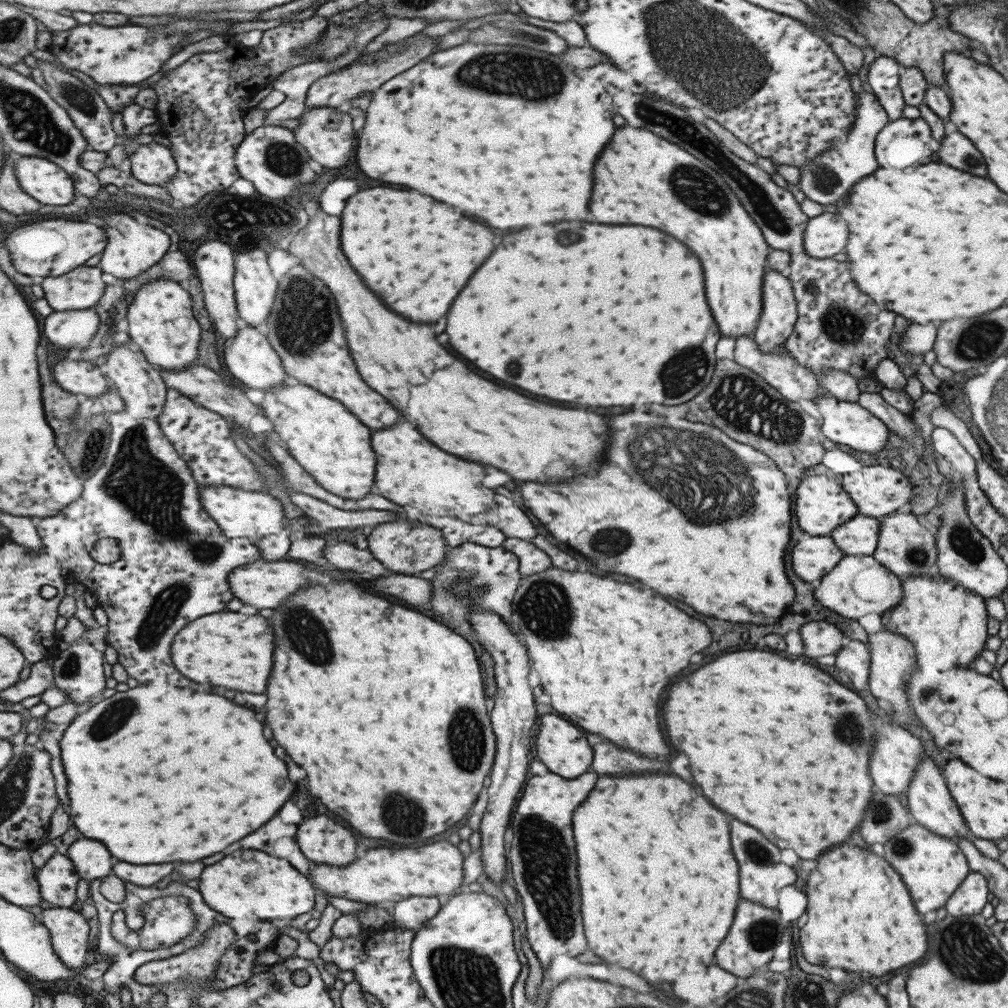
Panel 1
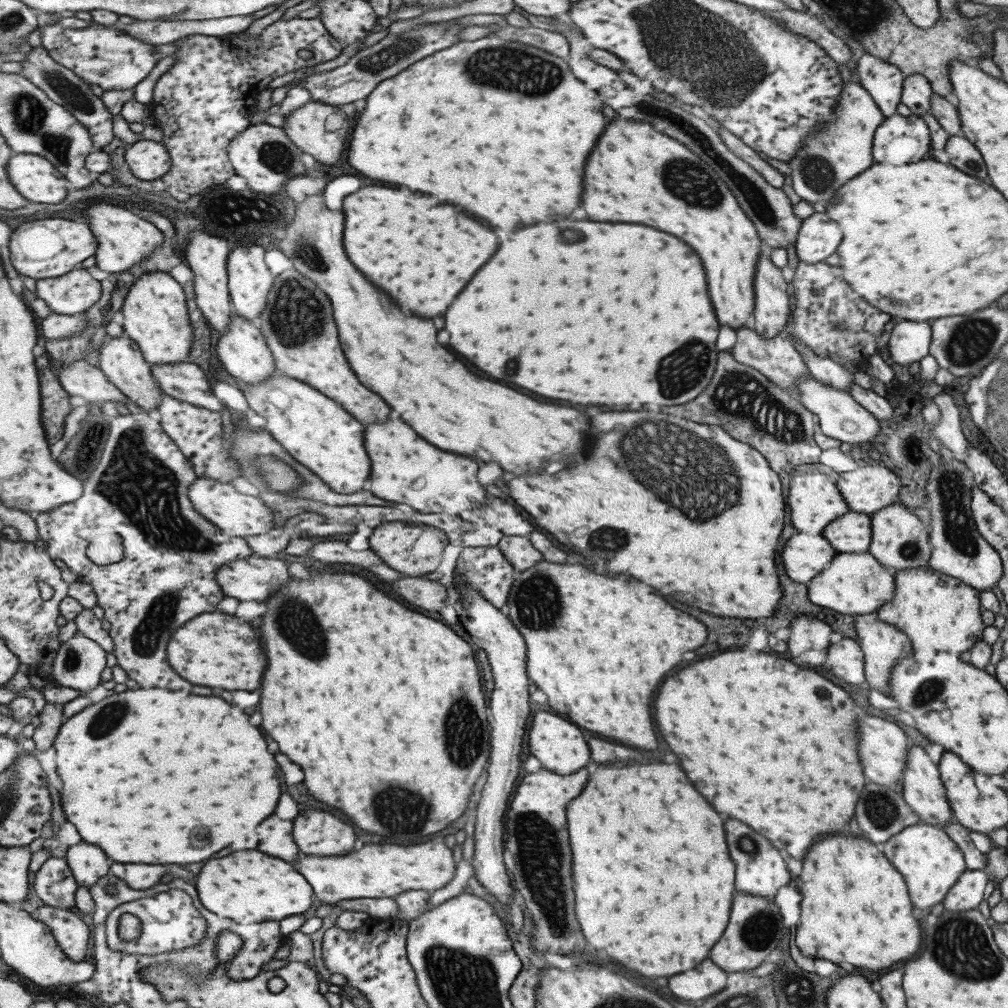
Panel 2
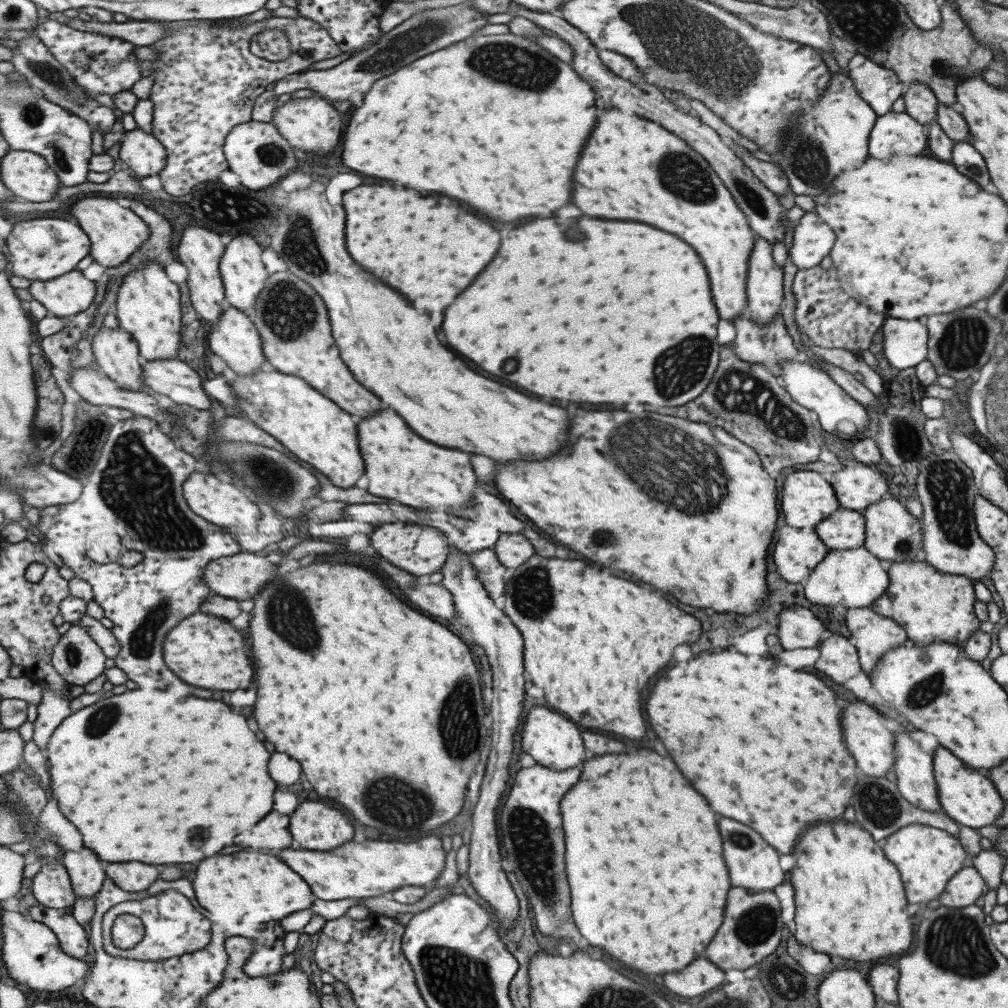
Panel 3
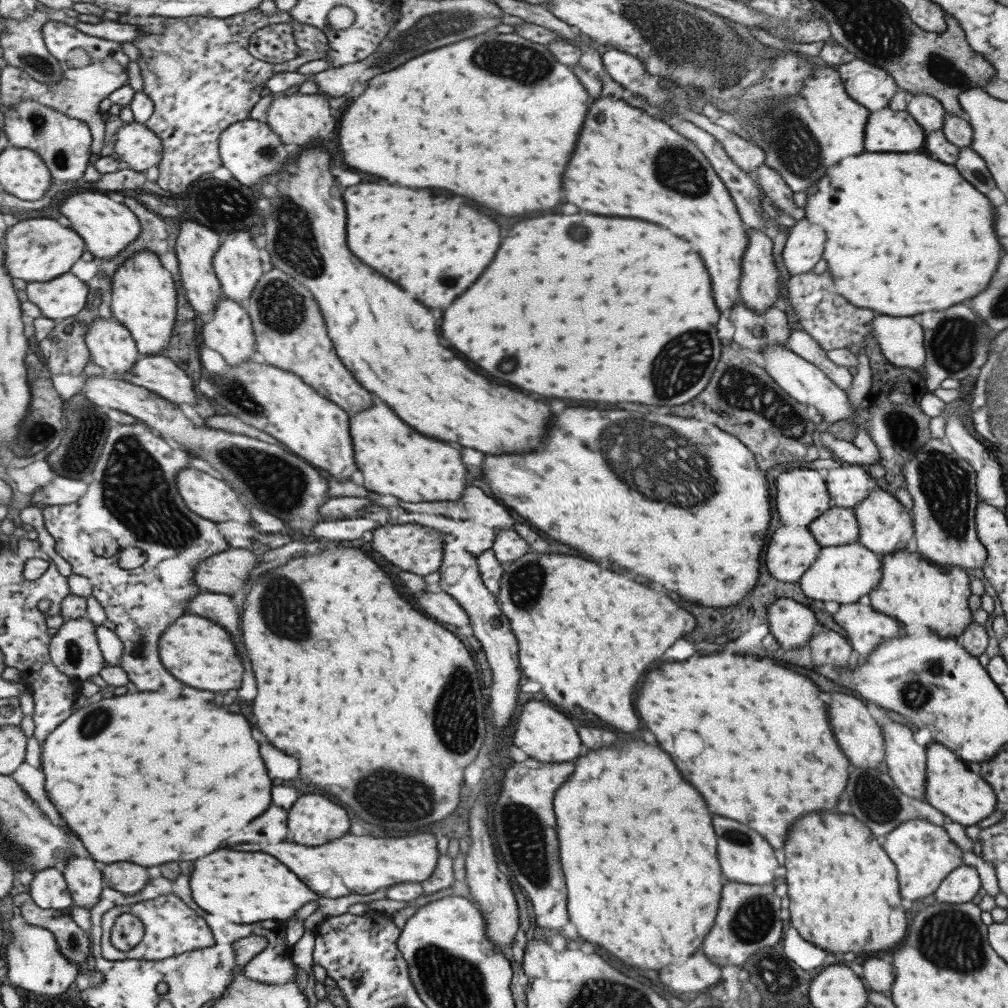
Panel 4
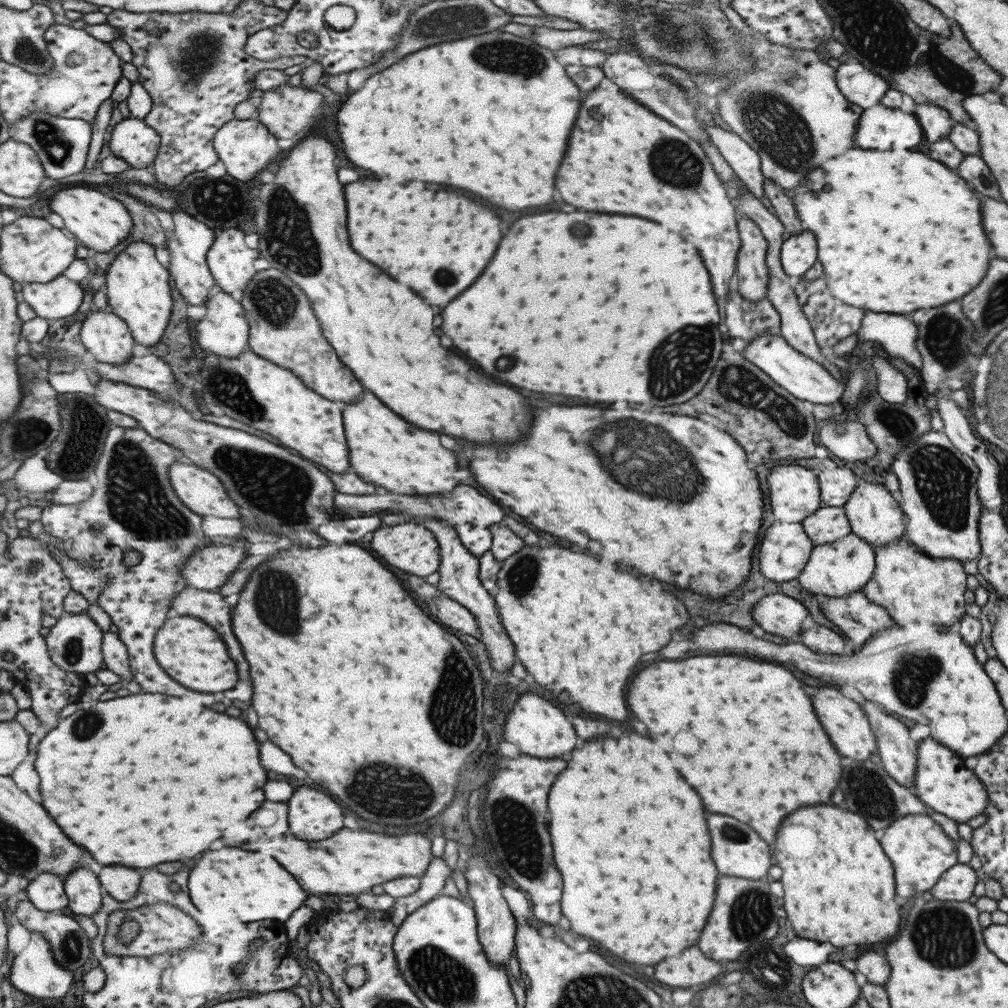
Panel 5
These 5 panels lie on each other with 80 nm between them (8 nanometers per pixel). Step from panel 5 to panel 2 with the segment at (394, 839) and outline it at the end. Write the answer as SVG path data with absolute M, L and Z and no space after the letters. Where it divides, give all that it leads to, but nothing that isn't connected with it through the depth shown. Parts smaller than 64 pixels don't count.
M442 841L423 842L417 846L395 844L365 844L359 850L335 856L301 854L297 868L307 878L316 897L333 905L340 900L356 898L395 898L405 891L422 890L429 893L443 888L454 878L452 850Z

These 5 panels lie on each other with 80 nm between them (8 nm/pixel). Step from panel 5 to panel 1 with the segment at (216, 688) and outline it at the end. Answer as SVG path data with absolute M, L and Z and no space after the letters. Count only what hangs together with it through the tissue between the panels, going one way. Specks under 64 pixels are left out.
M226 610L203 616L188 626L176 634L177 640L173 642L173 660L187 678L255 694L267 690L275 654L275 634L271 634L273 628L267 618Z

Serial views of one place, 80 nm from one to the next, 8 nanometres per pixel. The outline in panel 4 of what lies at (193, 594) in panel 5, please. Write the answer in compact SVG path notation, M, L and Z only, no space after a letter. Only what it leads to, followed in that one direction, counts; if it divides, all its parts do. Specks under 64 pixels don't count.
M201 591L189 604L188 614L209 616L209 620L217 620L217 624L225 624L229 632L233 632L233 640L237 640L237 652L241 652L241 658L245 660L245 644L241 640L239 632L239 610L233 604L231 595L219 594L211 591Z

